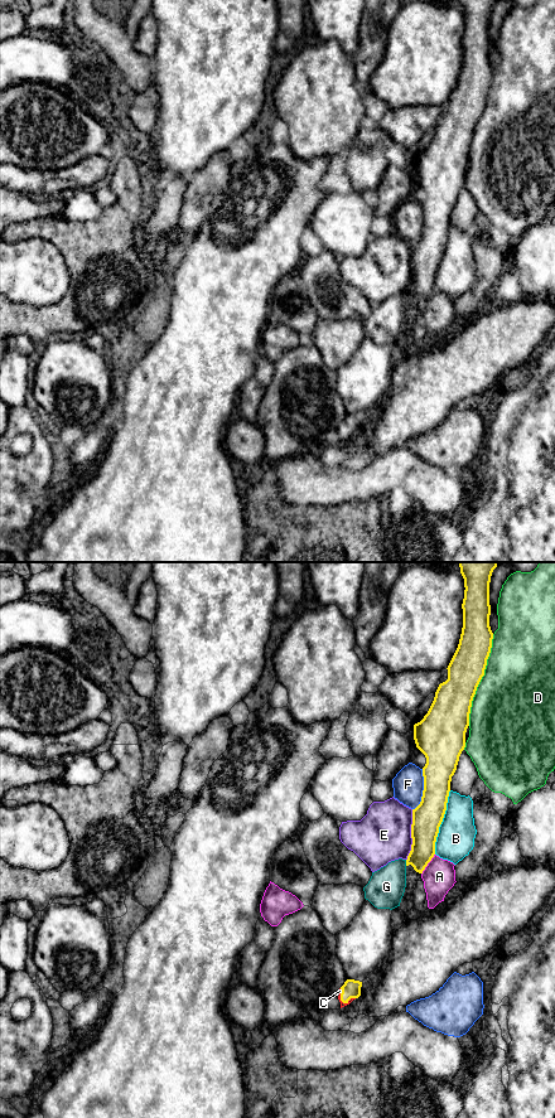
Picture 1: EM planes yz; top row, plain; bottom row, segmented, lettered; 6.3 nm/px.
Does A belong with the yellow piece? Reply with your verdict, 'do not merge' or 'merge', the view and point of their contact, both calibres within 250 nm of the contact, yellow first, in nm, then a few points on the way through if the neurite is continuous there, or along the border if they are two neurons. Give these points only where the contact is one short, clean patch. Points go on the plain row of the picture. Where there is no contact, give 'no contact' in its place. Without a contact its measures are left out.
do not merge; contact yz (428, 298); calibres 180 and 200 nm

